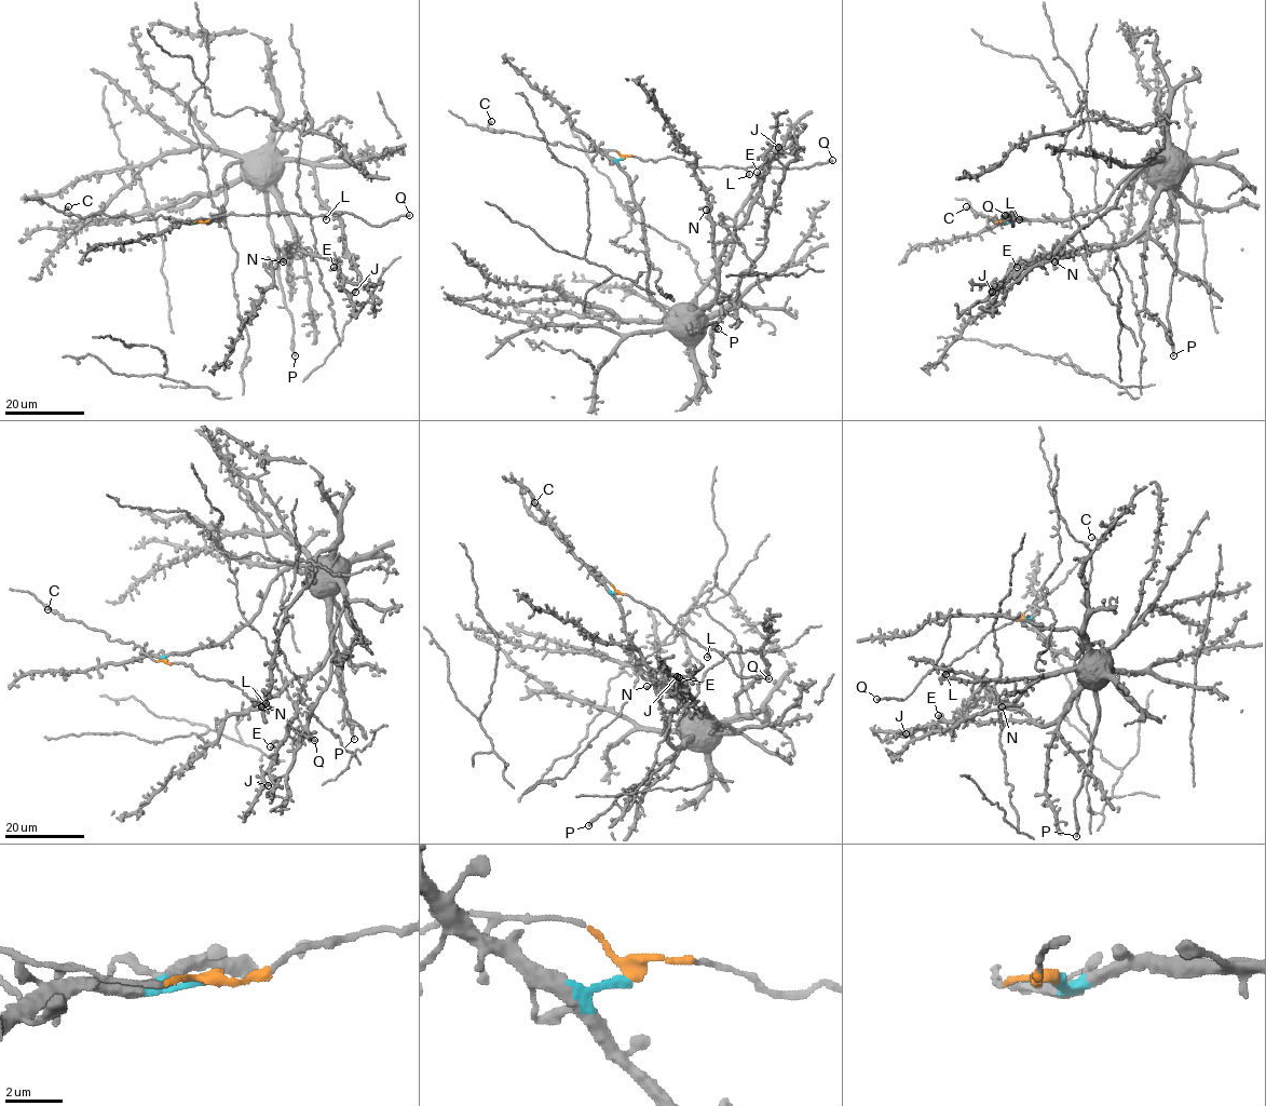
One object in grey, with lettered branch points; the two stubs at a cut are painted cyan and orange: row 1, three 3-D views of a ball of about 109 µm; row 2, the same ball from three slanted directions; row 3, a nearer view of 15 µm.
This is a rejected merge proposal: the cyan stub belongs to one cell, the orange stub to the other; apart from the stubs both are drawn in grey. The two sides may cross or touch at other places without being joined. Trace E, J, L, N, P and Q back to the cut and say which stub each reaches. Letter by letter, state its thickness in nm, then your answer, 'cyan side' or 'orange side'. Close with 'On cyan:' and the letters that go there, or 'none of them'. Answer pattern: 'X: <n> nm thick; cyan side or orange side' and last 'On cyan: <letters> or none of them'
E: 300 nm thick; cyan side
J: 340 nm thick; cyan side
L: 280 nm thick; orange side
N: 300 nm thick; cyan side
P: 280 nm thick; cyan side
Q: 280 nm thick; orange side
On cyan: E, J, N, P

